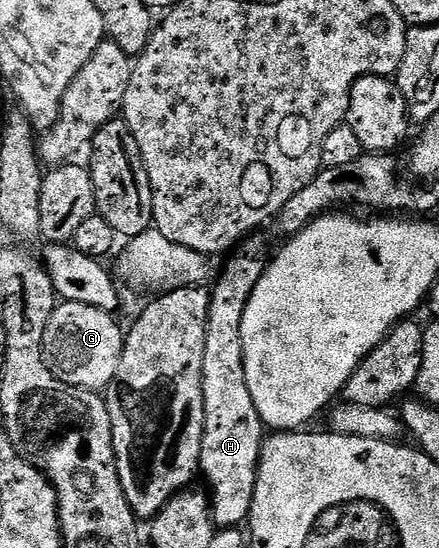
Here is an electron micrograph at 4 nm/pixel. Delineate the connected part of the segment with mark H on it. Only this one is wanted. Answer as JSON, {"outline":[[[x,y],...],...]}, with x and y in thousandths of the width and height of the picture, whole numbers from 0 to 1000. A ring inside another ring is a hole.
{"outline":[[[599,429],[560,434],[542,460],[526,465],[538,469],[515,471],[517,485],[490,527],[478,533],[467,662],[458,670],[467,786],[458,801],[453,847],[460,869],[472,869],[481,942],[501,967],[551,960],[551,951],[556,956],[569,945],[590,865],[590,836],[604,803],[604,777],[595,757],[585,757],[585,743],[576,743],[576,721],[567,721],[567,699],[558,692],[558,648],[549,619],[558,560],[613,482],[608,440],[590,431]]]}

